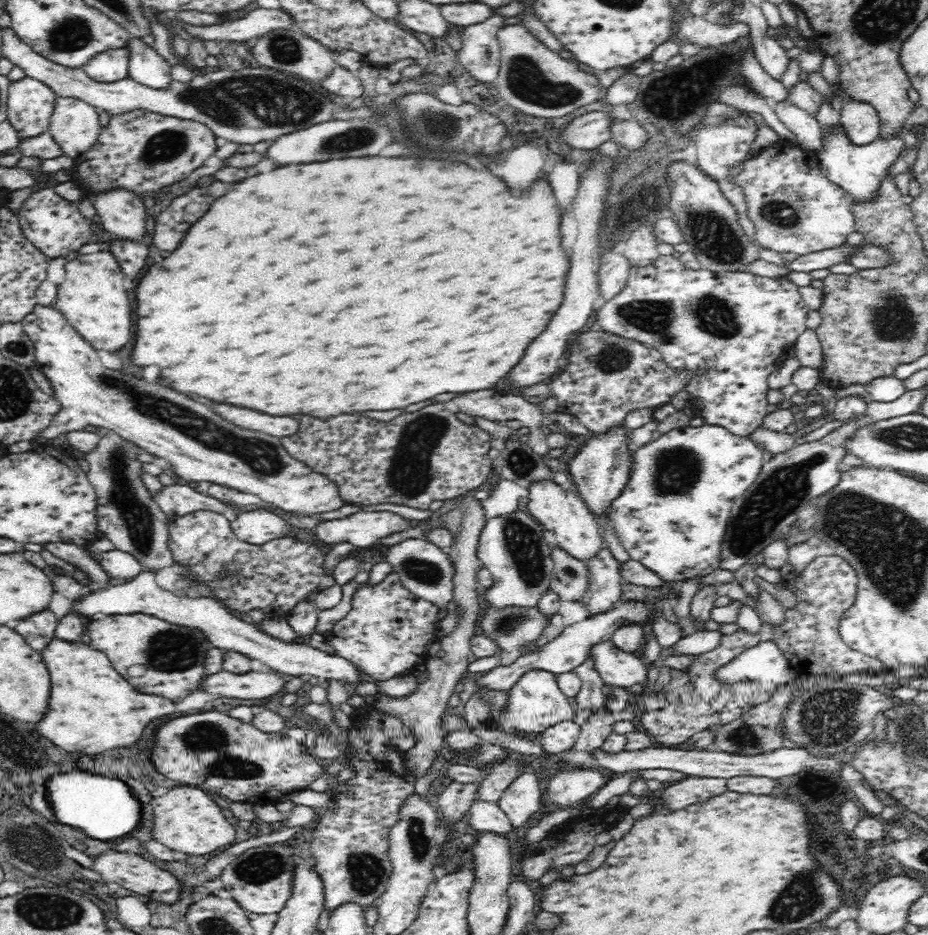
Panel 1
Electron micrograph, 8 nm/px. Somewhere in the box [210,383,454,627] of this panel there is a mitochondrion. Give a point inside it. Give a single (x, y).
(411, 478)

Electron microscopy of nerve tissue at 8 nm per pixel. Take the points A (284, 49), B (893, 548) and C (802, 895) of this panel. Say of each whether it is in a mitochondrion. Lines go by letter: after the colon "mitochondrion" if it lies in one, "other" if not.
A: mitochondrion
B: mitochondrion
C: mitochondrion

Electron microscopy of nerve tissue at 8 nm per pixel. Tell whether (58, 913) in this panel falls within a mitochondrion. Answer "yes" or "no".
yes

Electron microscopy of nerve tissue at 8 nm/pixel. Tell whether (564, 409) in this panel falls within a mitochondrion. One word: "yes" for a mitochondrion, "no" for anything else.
no

